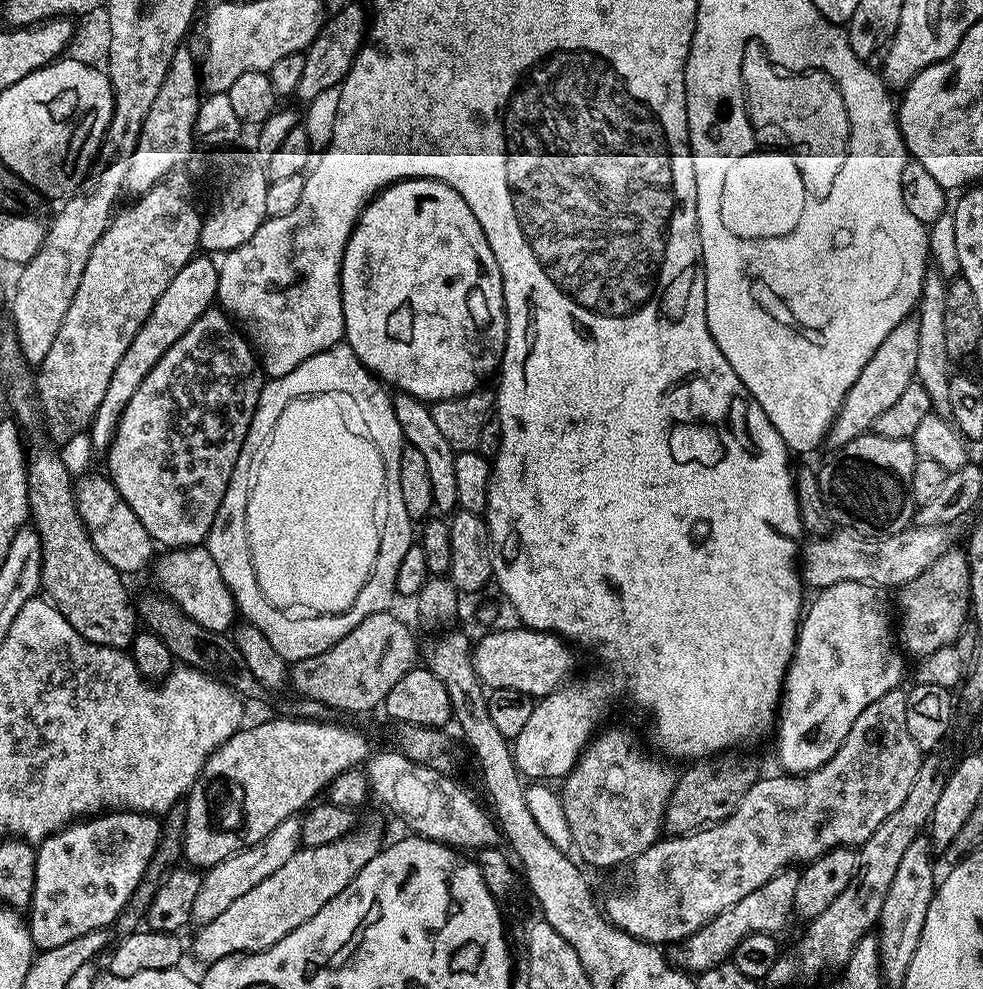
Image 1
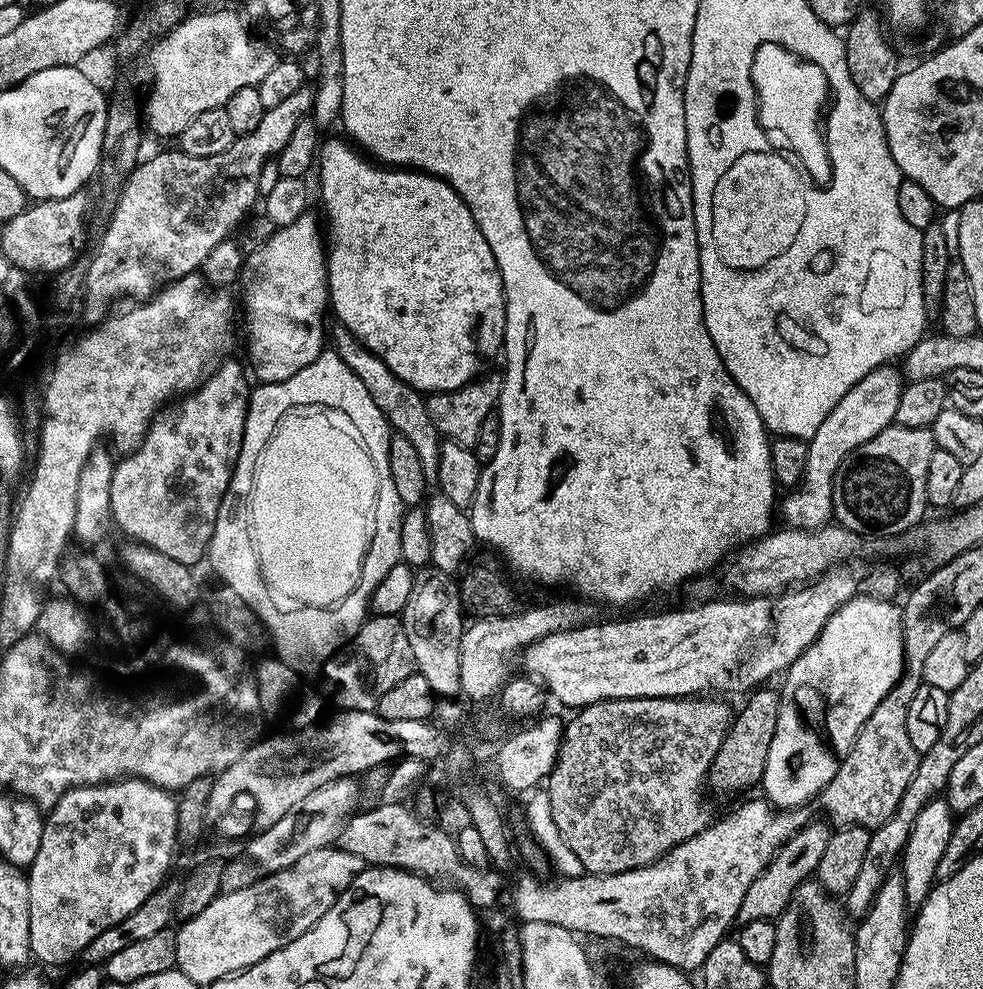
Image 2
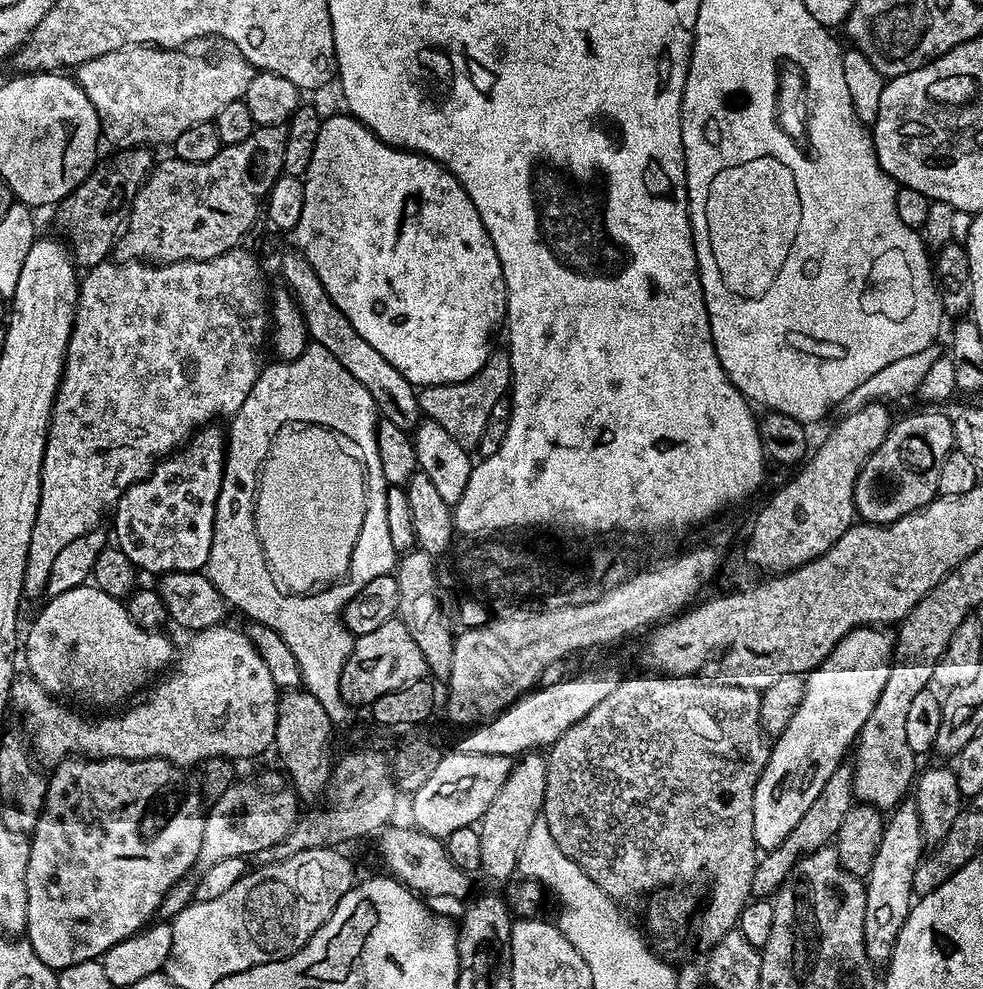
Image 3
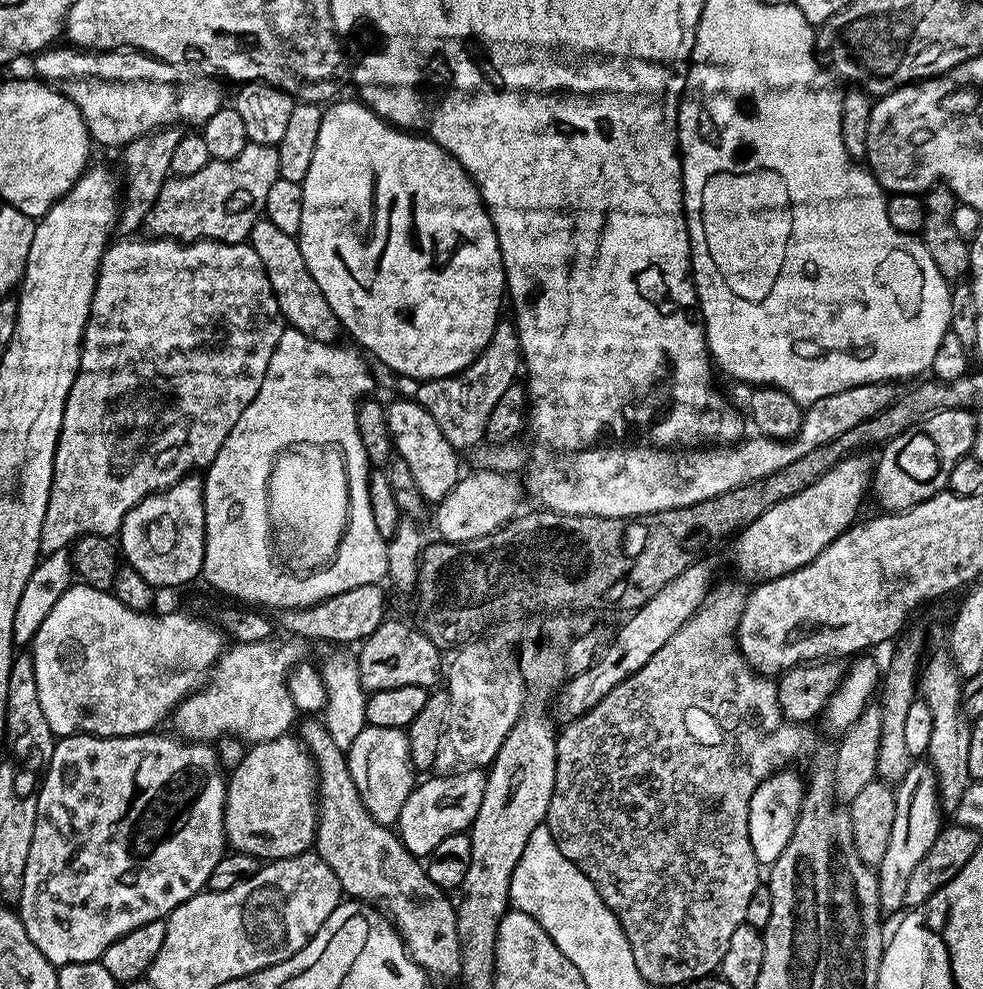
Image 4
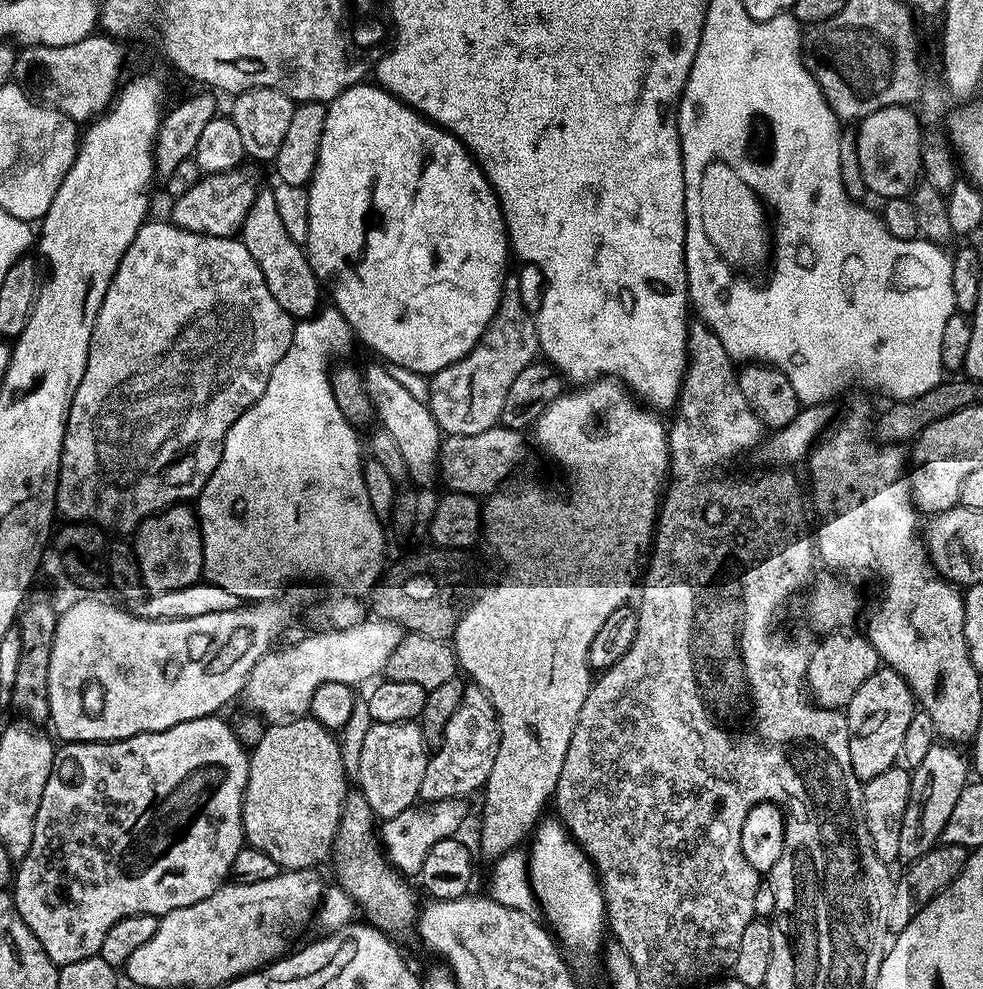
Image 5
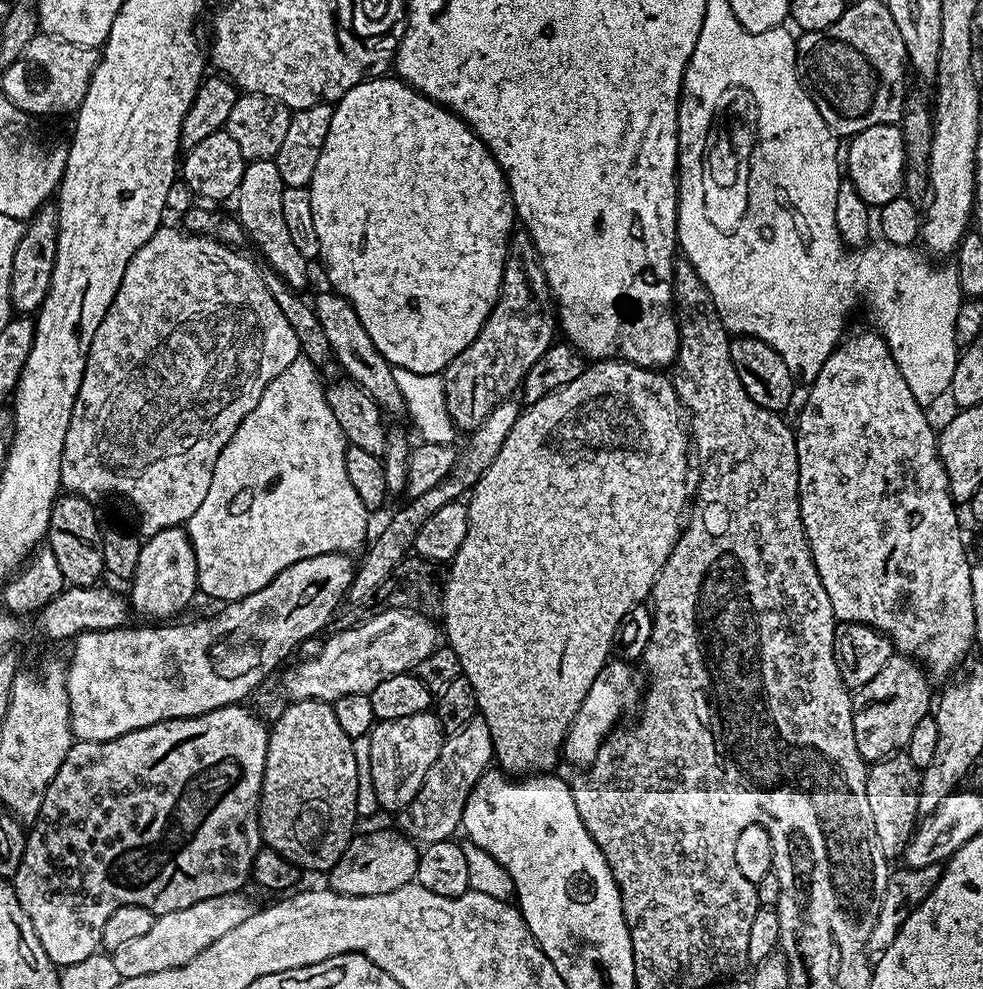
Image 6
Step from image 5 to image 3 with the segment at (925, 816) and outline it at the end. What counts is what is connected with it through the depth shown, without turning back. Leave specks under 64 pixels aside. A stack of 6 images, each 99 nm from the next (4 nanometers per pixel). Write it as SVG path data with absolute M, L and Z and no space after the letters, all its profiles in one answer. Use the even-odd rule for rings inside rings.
M908 798L896 805L887 817L882 834L882 842L878 846L878 854L874 854L874 866L870 866L870 874L866 878L866 923L863 926L866 954L873 965L884 966L892 959L892 951L898 942L898 934L906 922L914 903L914 870L918 870L921 860L925 859L926 845L922 834L922 822L918 822L915 799Z

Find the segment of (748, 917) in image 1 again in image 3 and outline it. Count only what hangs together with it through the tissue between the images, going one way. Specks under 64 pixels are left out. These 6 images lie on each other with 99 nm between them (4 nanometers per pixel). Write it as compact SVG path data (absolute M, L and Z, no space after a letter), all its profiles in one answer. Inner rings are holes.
M841 762L834 770L834 774L830 774L830 782L826 782L826 786L822 786L822 791L814 798L810 810L806 810L806 814L802 814L798 826L794 826L794 830L790 830L790 834L786 834L782 846L764 852L757 859L752 883L753 897L771 897L780 889L782 882L790 874L790 870L794 870L794 866L803 856L809 856L811 852L816 852L819 848L829 847L835 841L838 830L842 826L842 822L846 822L846 814L852 809L854 803L852 769L851 763Z

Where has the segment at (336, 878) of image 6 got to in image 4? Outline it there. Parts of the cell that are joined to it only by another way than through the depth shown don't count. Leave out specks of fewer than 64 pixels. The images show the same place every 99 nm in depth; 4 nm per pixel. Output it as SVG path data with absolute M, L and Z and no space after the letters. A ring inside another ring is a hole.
M461 770L451 774L436 774L433 777L433 780L421 779L412 789L410 798L406 798L406 806L402 806L402 814L398 821L400 840L406 846L408 853L417 858L431 856L434 846L450 838L450 834L468 832L471 829L474 818L478 814L478 806L482 806L482 794L488 781L487 775L480 770Z

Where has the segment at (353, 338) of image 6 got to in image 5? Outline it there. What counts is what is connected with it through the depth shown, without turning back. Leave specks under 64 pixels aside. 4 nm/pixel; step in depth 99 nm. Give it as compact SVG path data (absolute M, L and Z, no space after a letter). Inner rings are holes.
M375 363L368 369L365 367L362 372L366 394L370 394L370 402L376 411L375 419L379 427L386 430L386 434L393 436L398 451L402 453L402 462L406 462L407 479L417 489L424 490L438 480L437 464L442 441L440 427L438 422L434 422L434 414L430 414L425 401L414 398L410 390L404 389L383 363Z

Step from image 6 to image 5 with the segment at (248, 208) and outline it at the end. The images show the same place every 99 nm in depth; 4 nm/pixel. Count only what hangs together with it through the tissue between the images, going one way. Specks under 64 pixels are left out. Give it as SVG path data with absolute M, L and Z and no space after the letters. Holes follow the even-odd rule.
M271 190L257 191L240 227L238 239L246 246L246 250L250 250L254 262L258 262L262 278L266 278L266 286L270 286L270 294L274 294L274 302L278 302L278 306L282 306L286 314L290 314L297 321L316 315L322 304L322 285L310 266L307 251L301 244L294 242L290 233L284 229L278 210L275 210L274 194Z

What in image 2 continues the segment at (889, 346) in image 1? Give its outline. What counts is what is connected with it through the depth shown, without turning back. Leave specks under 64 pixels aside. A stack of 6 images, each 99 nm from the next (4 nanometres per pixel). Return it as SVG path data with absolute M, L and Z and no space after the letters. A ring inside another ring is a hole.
M891 363L881 364L879 368L870 370L866 378L862 378L826 414L822 426L814 430L812 439L808 441L808 453L806 454L806 470L804 479L797 488L791 489L788 496L783 497L778 512L784 515L783 523L790 528L822 528L833 519L832 495L834 494L834 474L838 466L851 452L858 450L874 434L882 434L882 430L891 428L898 414L898 398L902 398L902 390L905 379L899 367Z

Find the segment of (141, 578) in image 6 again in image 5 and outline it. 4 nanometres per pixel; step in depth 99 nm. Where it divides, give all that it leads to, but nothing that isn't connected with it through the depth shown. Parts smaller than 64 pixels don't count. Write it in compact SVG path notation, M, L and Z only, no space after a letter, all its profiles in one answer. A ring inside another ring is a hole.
M187 503L173 504L162 512L146 517L134 533L138 566L144 575L148 592L178 590L201 579L204 571L204 547L200 537L200 521Z

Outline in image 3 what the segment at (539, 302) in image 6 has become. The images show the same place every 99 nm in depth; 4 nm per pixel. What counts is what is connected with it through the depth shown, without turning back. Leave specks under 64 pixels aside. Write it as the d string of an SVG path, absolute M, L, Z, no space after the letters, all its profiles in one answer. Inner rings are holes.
M496 350L488 357L482 370L478 370L478 374L462 382L429 384L421 387L418 392L420 411L427 419L438 422L438 426L442 426L442 430L446 430L446 434L450 434L450 438L458 442L458 446L476 450L480 446L482 430L486 430L486 418L490 418L490 410L494 410L495 404L509 395L511 386L510 358L507 351Z

